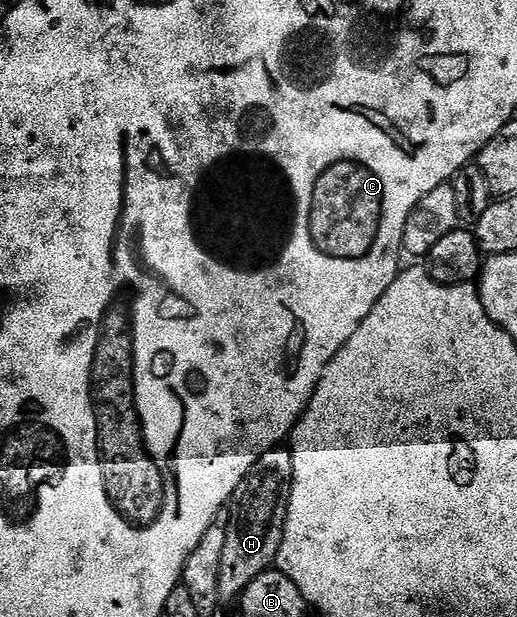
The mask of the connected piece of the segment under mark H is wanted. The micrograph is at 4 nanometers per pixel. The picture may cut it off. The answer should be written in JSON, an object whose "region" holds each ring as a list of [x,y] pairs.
{"region":[[[280,446],[266,452],[232,494],[229,505],[231,516],[226,517],[225,550],[221,553],[220,601],[238,601],[249,582],[253,582],[253,578],[257,578],[275,564],[281,550],[292,482],[293,458],[286,447]]]}

